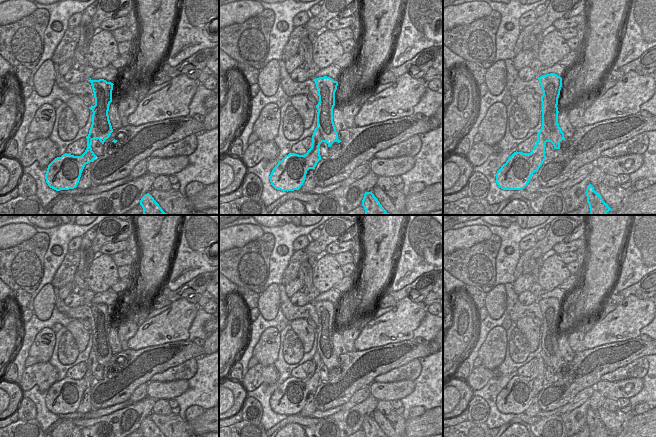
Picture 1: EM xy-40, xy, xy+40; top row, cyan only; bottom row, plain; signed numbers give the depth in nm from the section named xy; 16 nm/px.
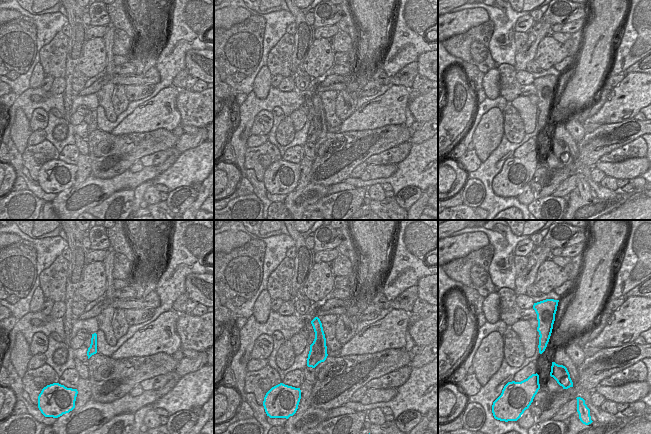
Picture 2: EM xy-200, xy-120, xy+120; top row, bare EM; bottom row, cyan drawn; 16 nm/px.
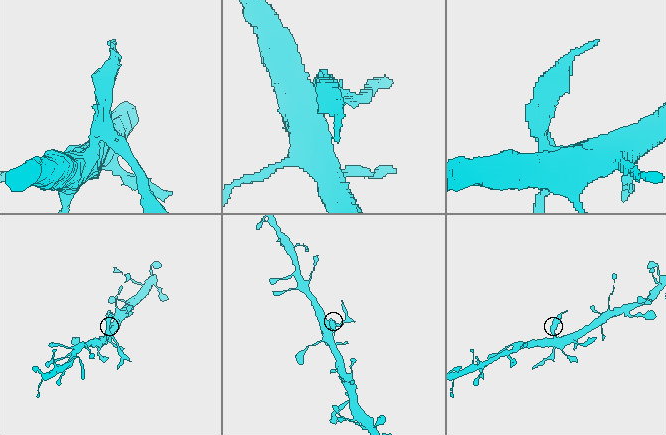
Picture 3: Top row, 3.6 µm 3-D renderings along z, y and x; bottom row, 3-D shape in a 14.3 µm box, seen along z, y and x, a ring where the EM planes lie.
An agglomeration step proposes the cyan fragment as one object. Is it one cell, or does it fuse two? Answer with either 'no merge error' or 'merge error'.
merge error

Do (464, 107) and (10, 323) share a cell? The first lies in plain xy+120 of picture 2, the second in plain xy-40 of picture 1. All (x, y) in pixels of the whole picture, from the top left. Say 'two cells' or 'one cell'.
one cell

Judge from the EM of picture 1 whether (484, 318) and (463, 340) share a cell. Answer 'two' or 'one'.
two

